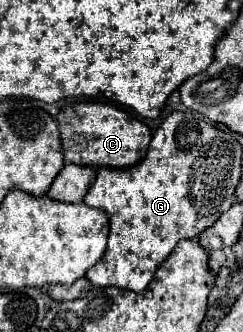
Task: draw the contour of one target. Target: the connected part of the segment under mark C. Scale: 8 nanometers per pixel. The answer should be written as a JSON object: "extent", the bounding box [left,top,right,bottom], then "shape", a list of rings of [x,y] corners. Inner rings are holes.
{"extent":[59,100,151,168],"shape":[[[79,100],[67,104],[59,116],[59,132],[63,142],[65,162],[85,164],[85,166],[111,166],[127,168],[145,158],[145,152],[151,142],[151,130],[147,124],[137,120],[133,114],[103,102]]]}

